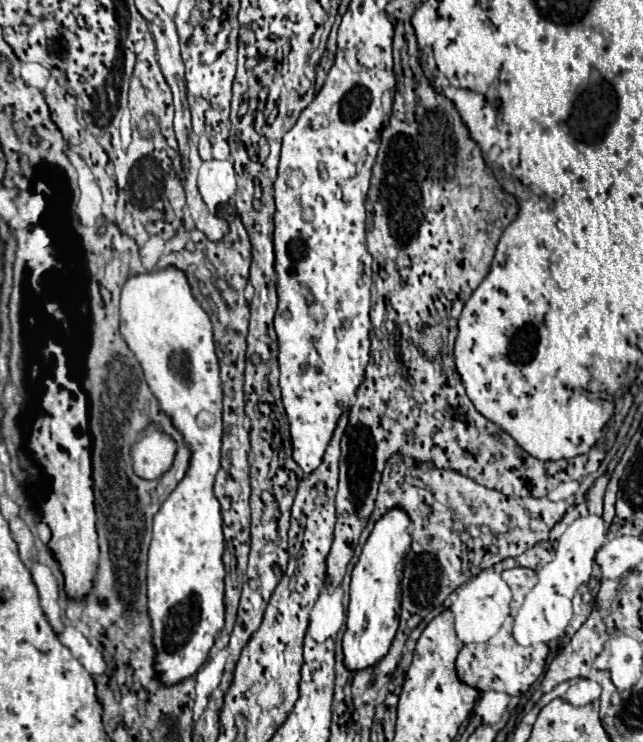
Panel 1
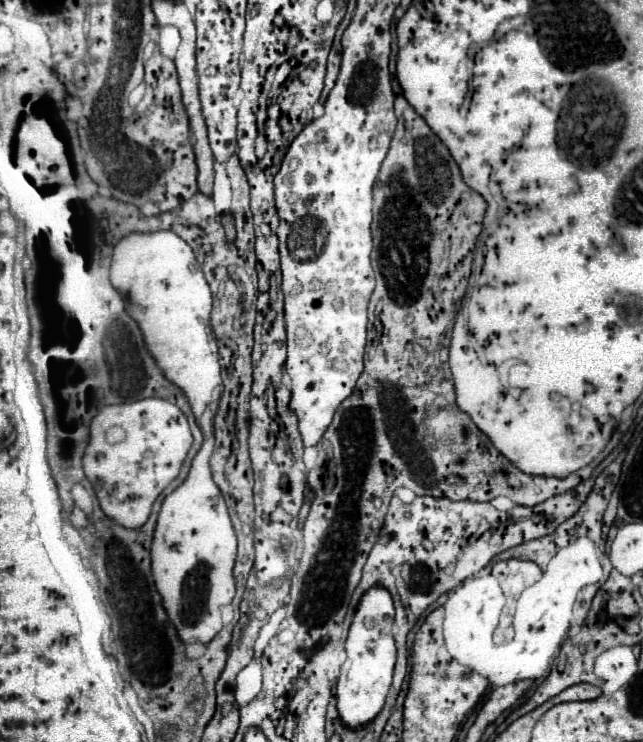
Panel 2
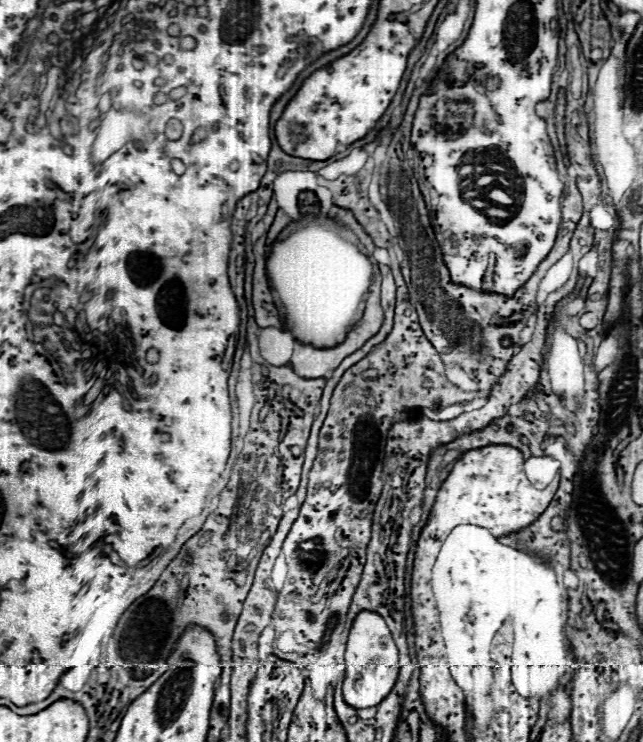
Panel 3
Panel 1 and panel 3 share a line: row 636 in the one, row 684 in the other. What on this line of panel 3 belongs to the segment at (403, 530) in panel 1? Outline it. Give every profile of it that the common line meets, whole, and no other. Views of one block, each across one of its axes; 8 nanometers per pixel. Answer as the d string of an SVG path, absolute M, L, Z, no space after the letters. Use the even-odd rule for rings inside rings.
M362 610L352 622L346 644L346 676L344 676L344 700L352 708L378 706L392 690L398 676L398 648L384 618L376 612Z

